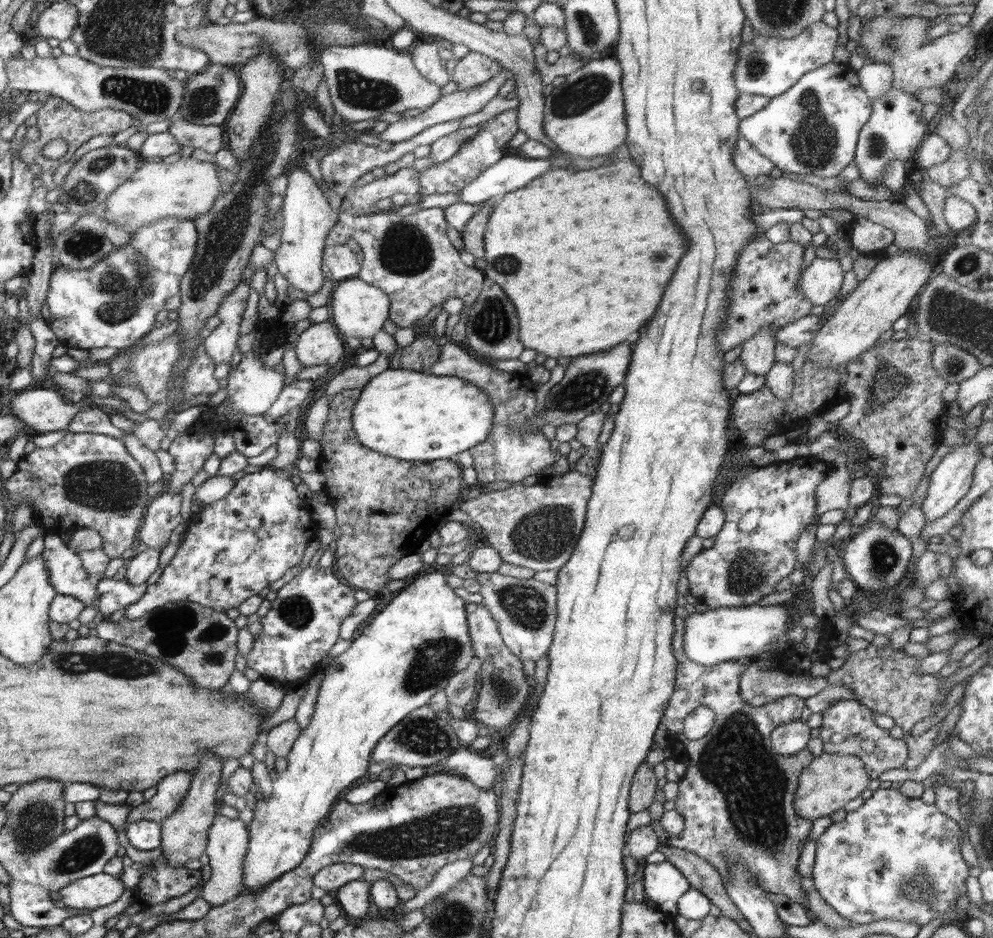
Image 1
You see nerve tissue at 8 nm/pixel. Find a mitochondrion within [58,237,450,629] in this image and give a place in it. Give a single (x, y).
(123, 292)

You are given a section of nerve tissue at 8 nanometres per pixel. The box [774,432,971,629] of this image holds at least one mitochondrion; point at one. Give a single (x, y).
(883, 558)

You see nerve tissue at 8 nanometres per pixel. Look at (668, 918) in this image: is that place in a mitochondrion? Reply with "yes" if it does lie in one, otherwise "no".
no

